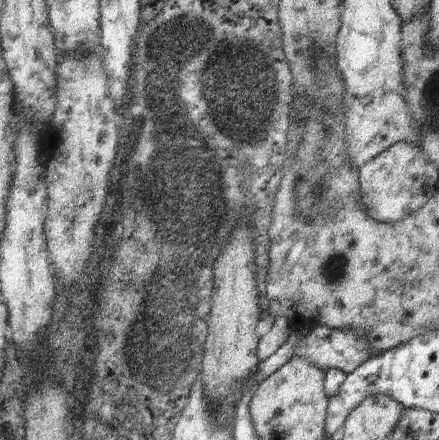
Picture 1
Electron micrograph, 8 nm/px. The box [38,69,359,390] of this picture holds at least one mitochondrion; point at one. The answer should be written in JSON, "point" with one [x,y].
{"point":[183,238]}

